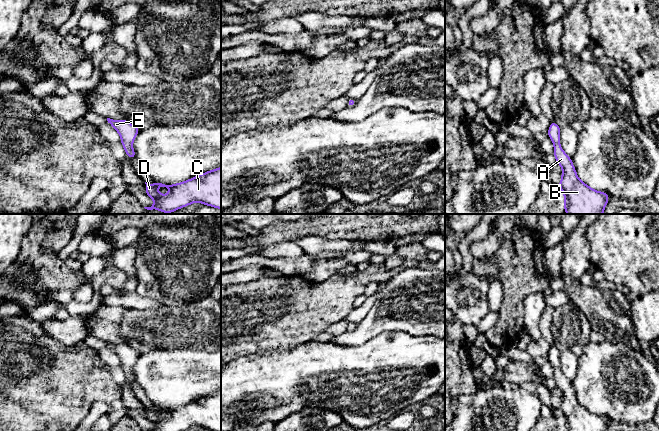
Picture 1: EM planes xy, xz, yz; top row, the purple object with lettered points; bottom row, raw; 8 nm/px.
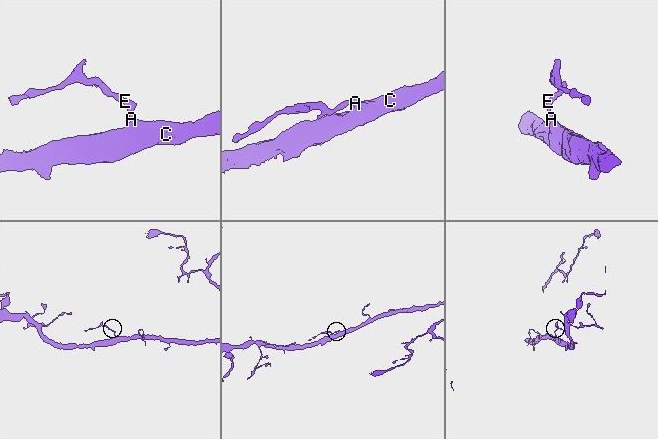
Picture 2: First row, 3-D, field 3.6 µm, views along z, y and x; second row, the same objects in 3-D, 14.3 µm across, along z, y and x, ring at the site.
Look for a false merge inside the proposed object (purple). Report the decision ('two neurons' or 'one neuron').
one neuron

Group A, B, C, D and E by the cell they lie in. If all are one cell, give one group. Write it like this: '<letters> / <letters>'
A B C D E

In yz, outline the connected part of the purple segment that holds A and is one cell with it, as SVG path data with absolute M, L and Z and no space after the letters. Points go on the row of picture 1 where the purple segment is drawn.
M552 121L548 137L554 145L556 163L562 167L559 189L564 194L564 212L567 214L603 214L609 195L590 188L577 176L571 158L560 147L561 128Z

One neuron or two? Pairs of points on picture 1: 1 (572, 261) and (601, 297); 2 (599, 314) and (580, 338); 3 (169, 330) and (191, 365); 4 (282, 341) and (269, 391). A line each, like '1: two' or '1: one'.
1: one
2: two
3: two
4: two

